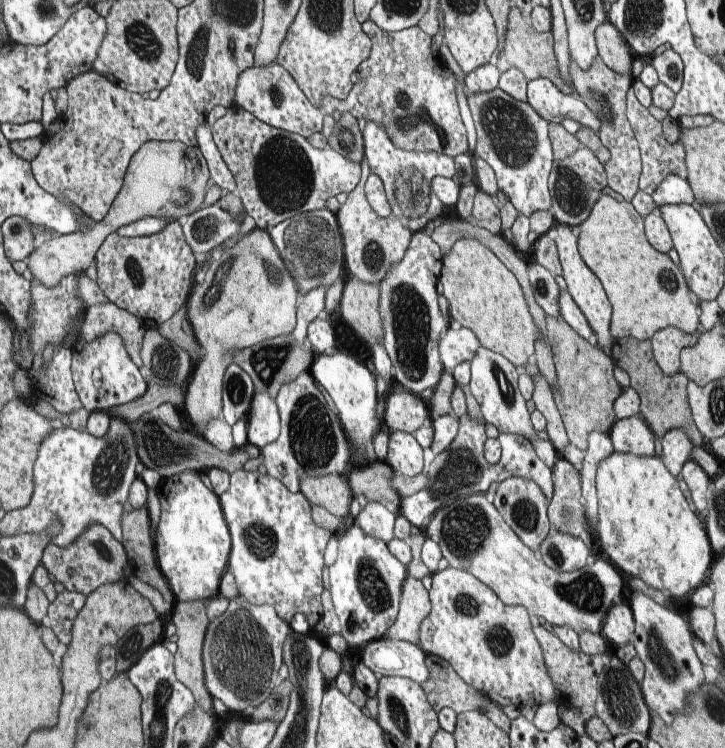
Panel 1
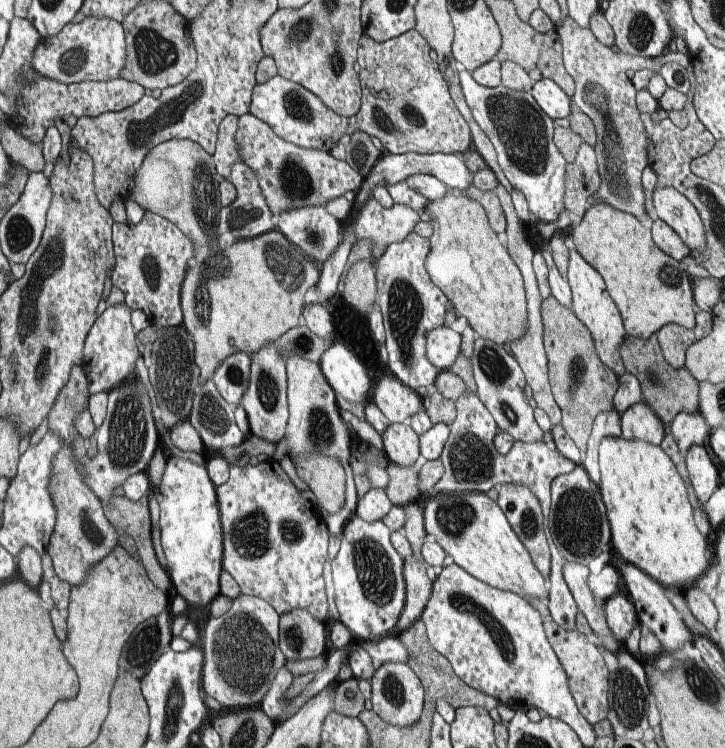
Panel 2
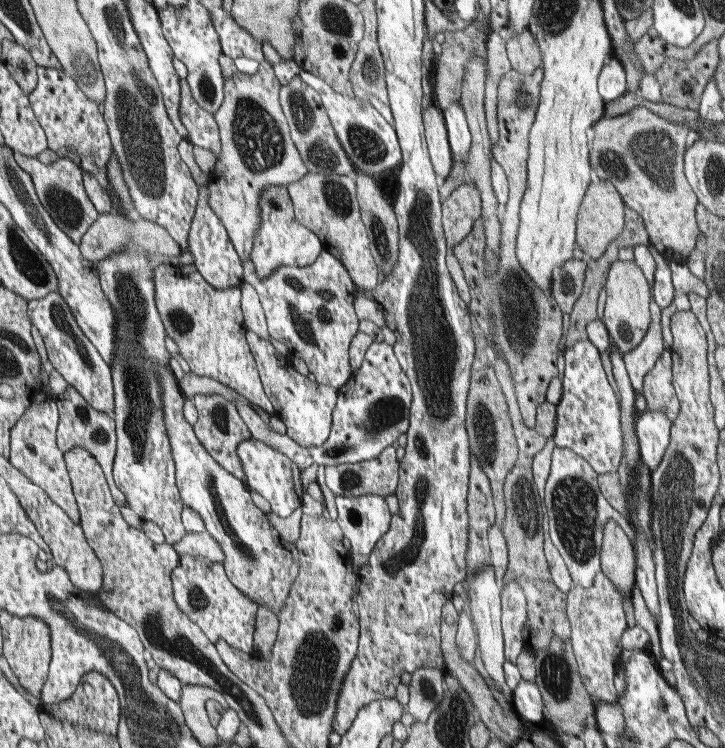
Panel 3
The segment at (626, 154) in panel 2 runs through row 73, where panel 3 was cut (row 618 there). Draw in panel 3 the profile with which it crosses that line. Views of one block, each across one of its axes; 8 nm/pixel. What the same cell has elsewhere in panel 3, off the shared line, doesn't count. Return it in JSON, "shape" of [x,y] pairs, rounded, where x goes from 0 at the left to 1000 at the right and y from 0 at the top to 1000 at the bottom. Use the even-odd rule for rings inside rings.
{"shape":[[[825,765],[825,769],[822,770],[822,774],[819,775],[817,785],[806,786],[806,783],[792,781],[792,783],[786,787],[786,791],[782,793],[781,821],[783,821],[783,832],[786,832],[786,840],[788,840],[788,852],[785,853],[785,856],[788,857],[790,872],[796,882],[796,889],[799,893],[801,910],[804,912],[808,922],[811,924],[811,928],[814,928],[814,930],[819,933],[819,936],[828,936],[828,937],[833,937],[839,940],[852,939],[854,926],[851,925],[850,918],[848,918],[848,904],[850,904],[852,893],[855,892],[854,890],[855,874],[858,873],[858,869],[861,868],[858,864],[857,852],[858,852],[859,845],[863,842],[863,840],[866,840],[863,821],[861,818],[861,813],[858,807],[859,799],[863,799],[863,798],[866,797],[858,797],[858,794],[852,791],[852,786],[850,786],[850,783],[844,781],[844,775],[841,775],[841,773],[839,773],[839,770],[833,767],[833,765]]]}

